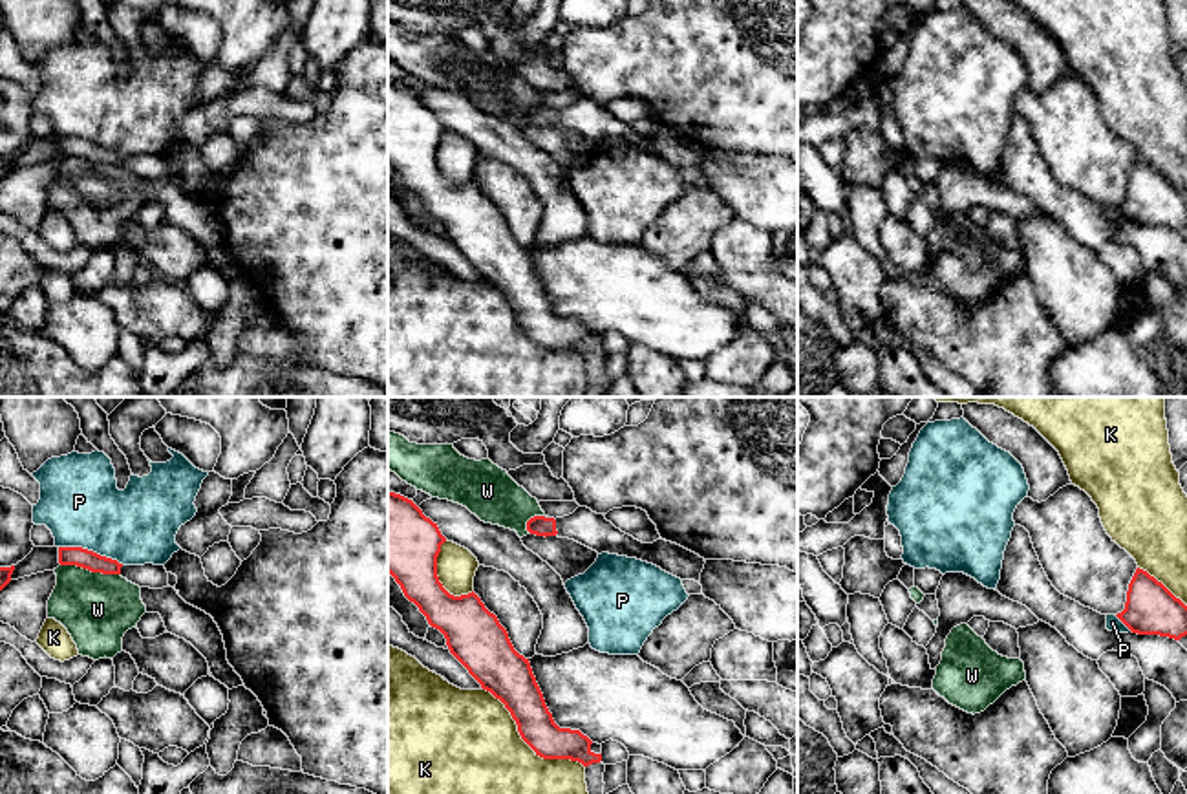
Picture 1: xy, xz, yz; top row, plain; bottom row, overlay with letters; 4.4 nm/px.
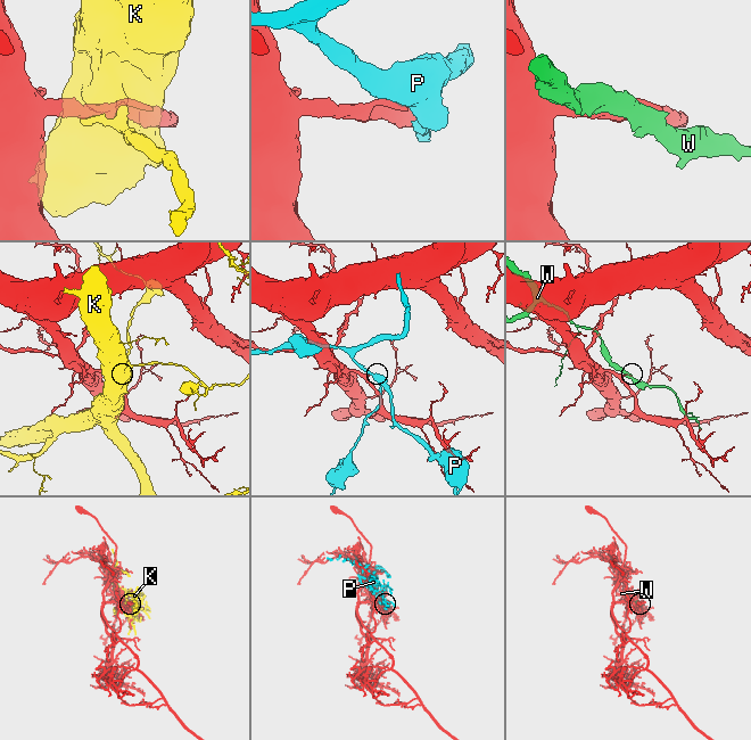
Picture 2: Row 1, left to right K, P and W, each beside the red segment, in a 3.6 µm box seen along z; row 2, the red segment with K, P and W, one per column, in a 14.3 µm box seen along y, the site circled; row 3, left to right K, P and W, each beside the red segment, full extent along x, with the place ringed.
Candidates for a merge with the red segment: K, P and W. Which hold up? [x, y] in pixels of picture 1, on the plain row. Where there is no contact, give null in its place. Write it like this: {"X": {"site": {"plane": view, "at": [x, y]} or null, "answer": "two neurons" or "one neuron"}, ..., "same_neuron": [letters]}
{"K": {"site": {"plane": "xz", "at": [527, 333]}, "answer": "two neurons"}, "P": {"site": {"plane": "xy", "at": [92, 141]}, "answer": "two neurons"}, "W": {"site": {"plane": "xy", "at": [90, 160]}, "answer": "two neurons"}, "same_neuron": []}

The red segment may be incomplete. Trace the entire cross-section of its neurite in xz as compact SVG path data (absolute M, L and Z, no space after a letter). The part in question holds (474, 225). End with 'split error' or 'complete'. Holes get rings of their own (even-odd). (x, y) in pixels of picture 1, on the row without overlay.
M388 82L388 163L404 187L439 220L450 243L499 289L521 329L543 349L571 349L583 357L602 351L580 320L560 318L549 302L529 249L519 245L507 220L481 188L450 185L437 166L446 128L437 113L408 88Z; complete

